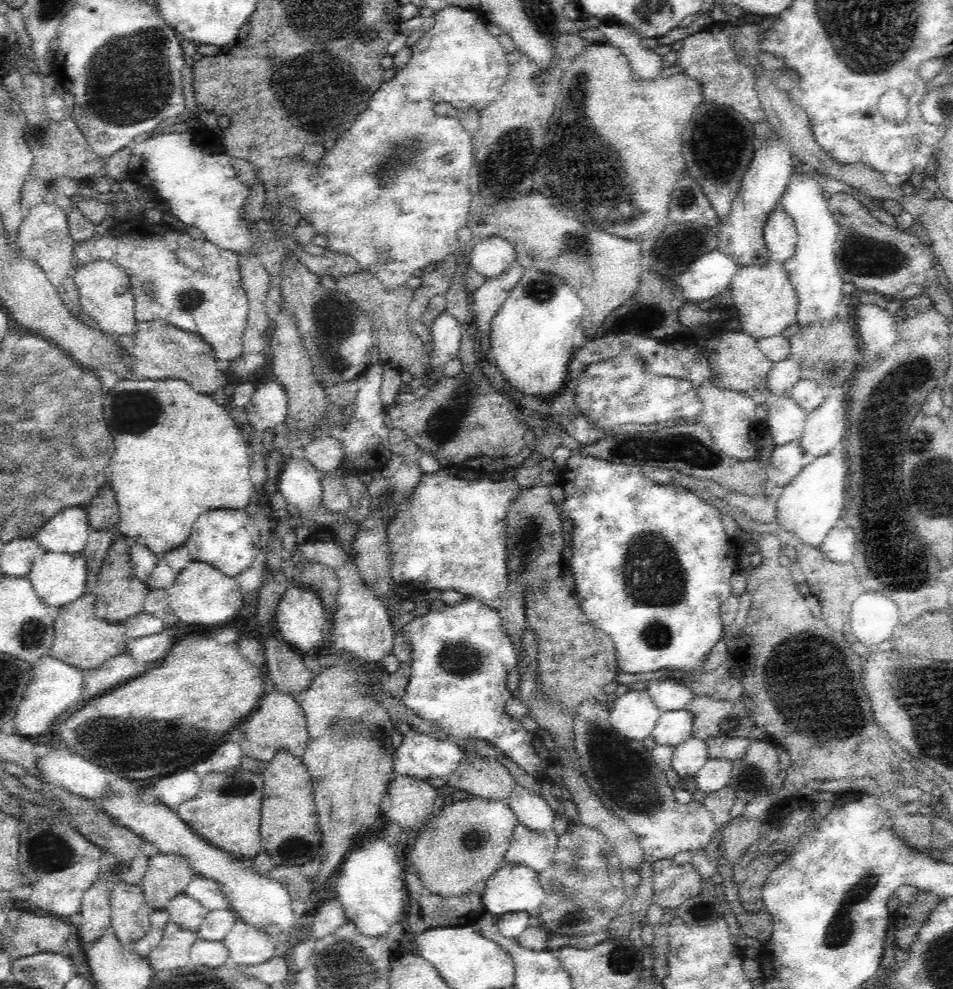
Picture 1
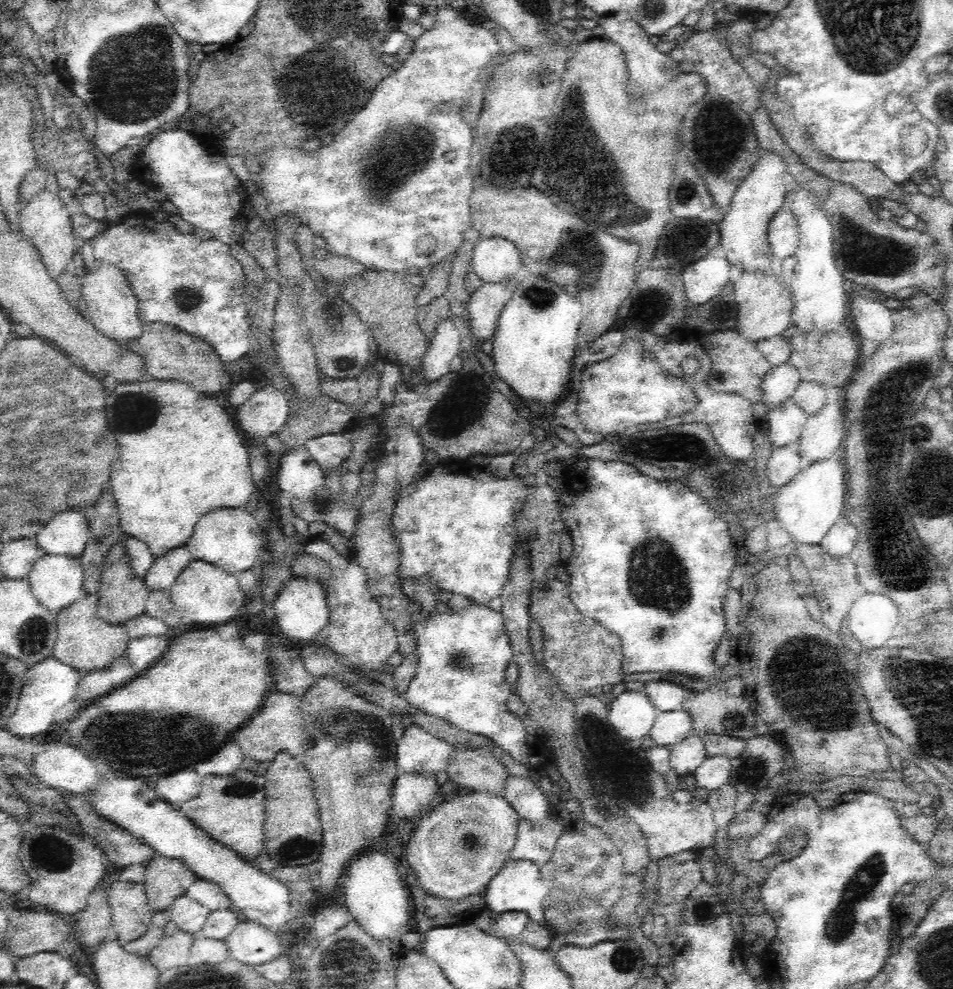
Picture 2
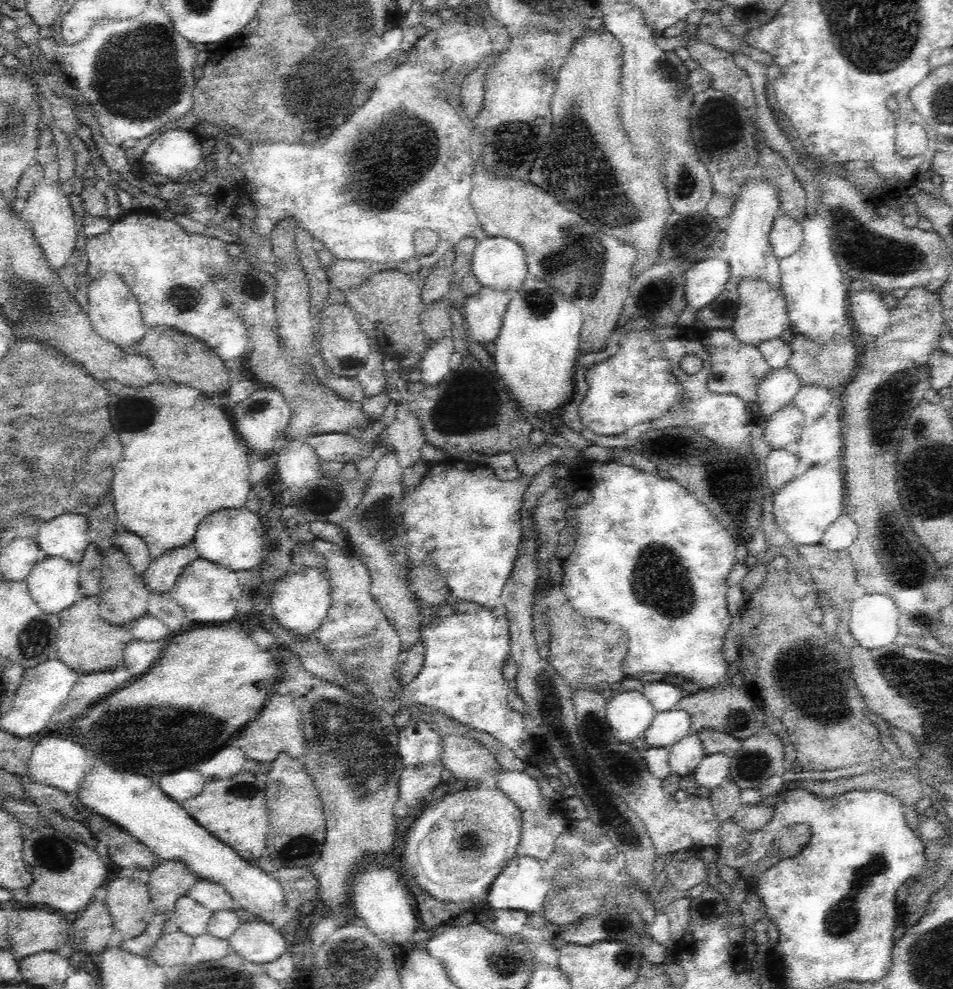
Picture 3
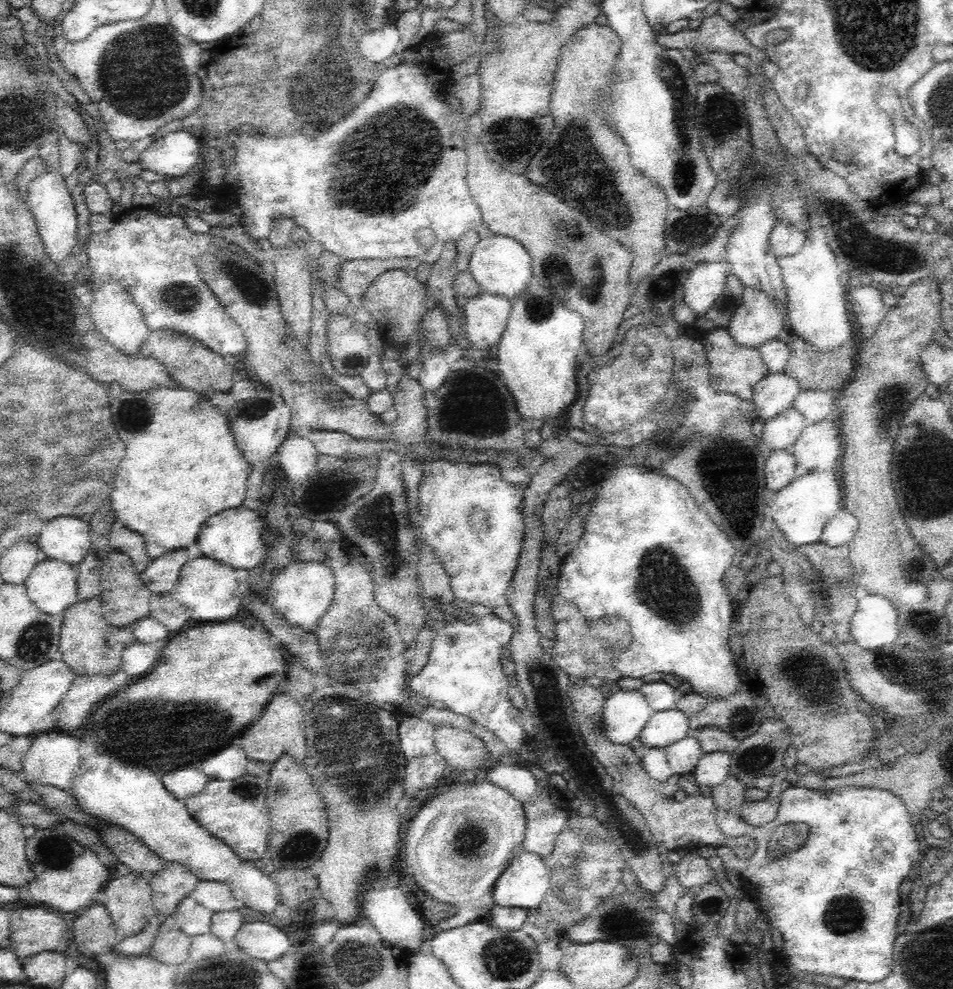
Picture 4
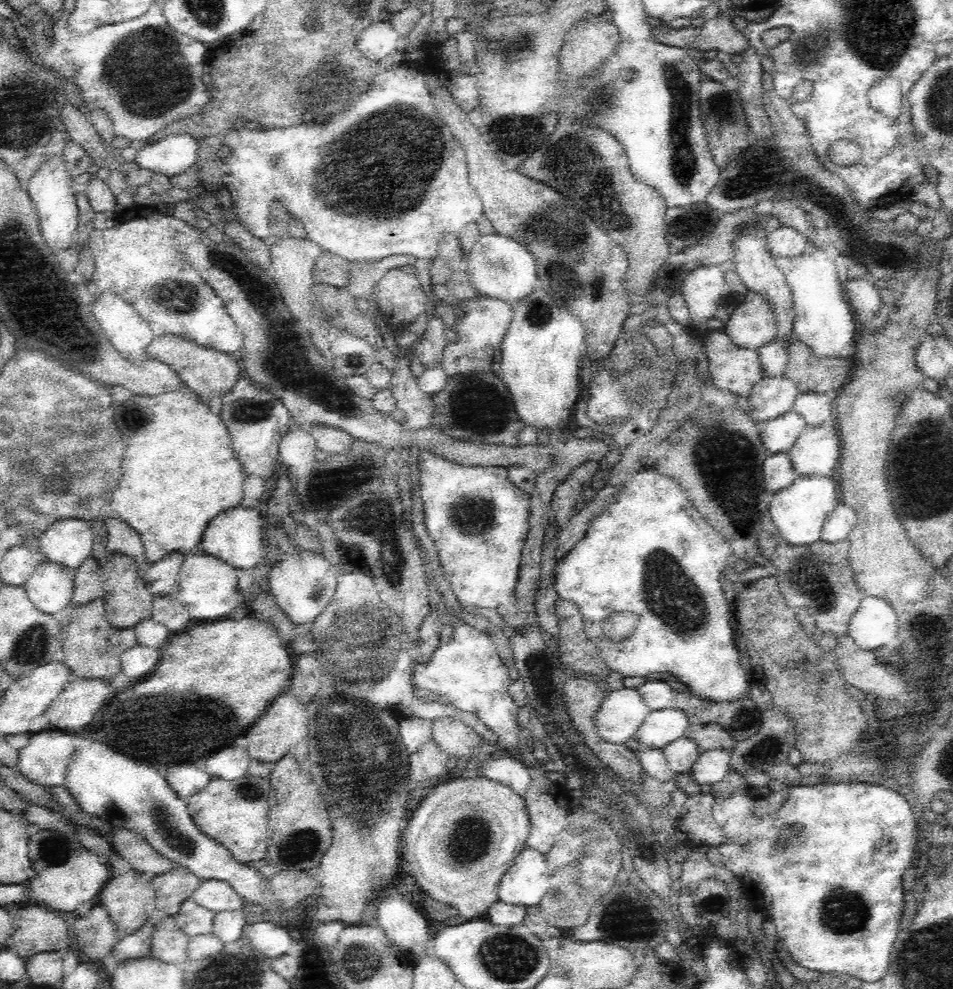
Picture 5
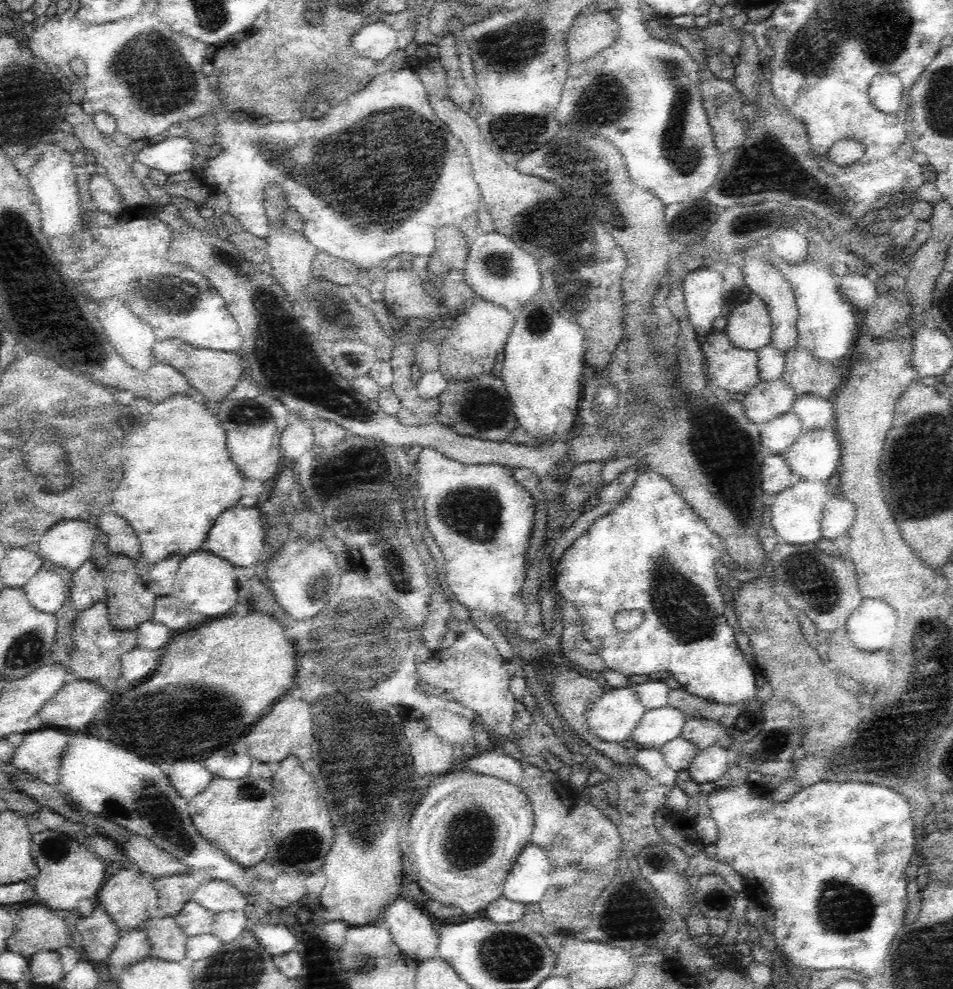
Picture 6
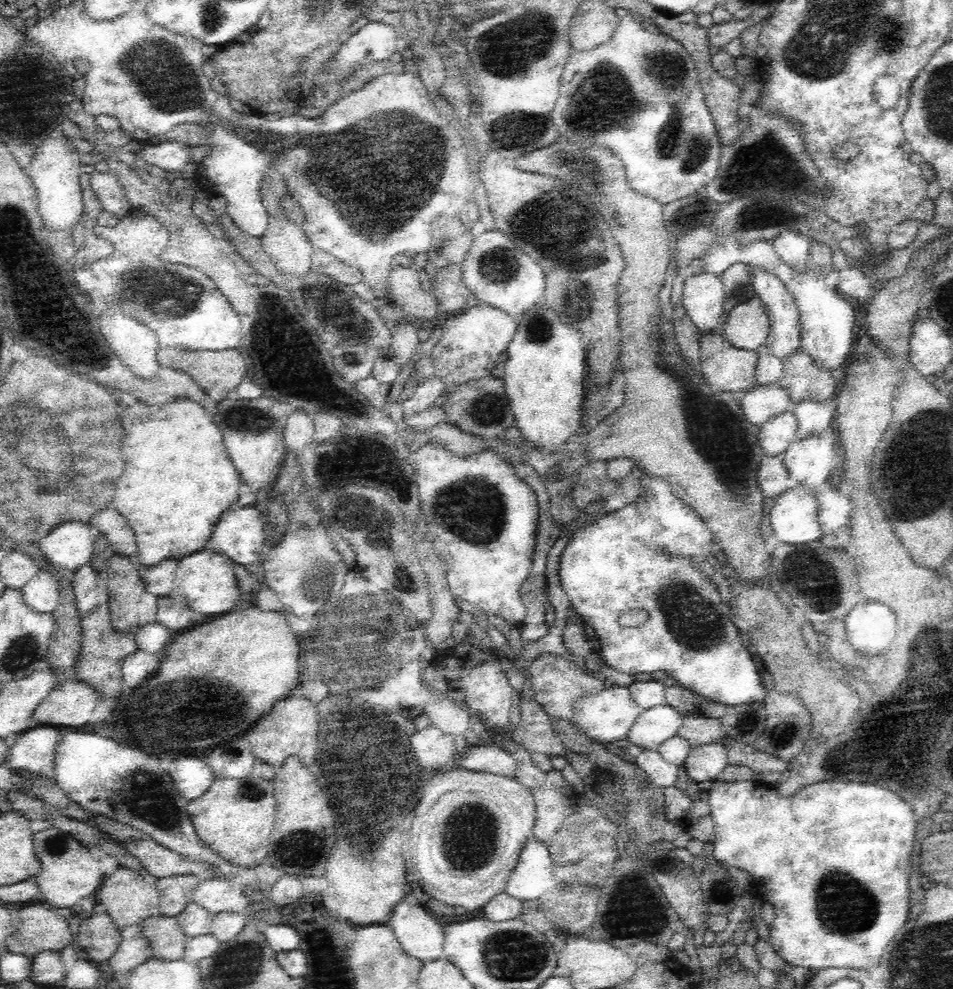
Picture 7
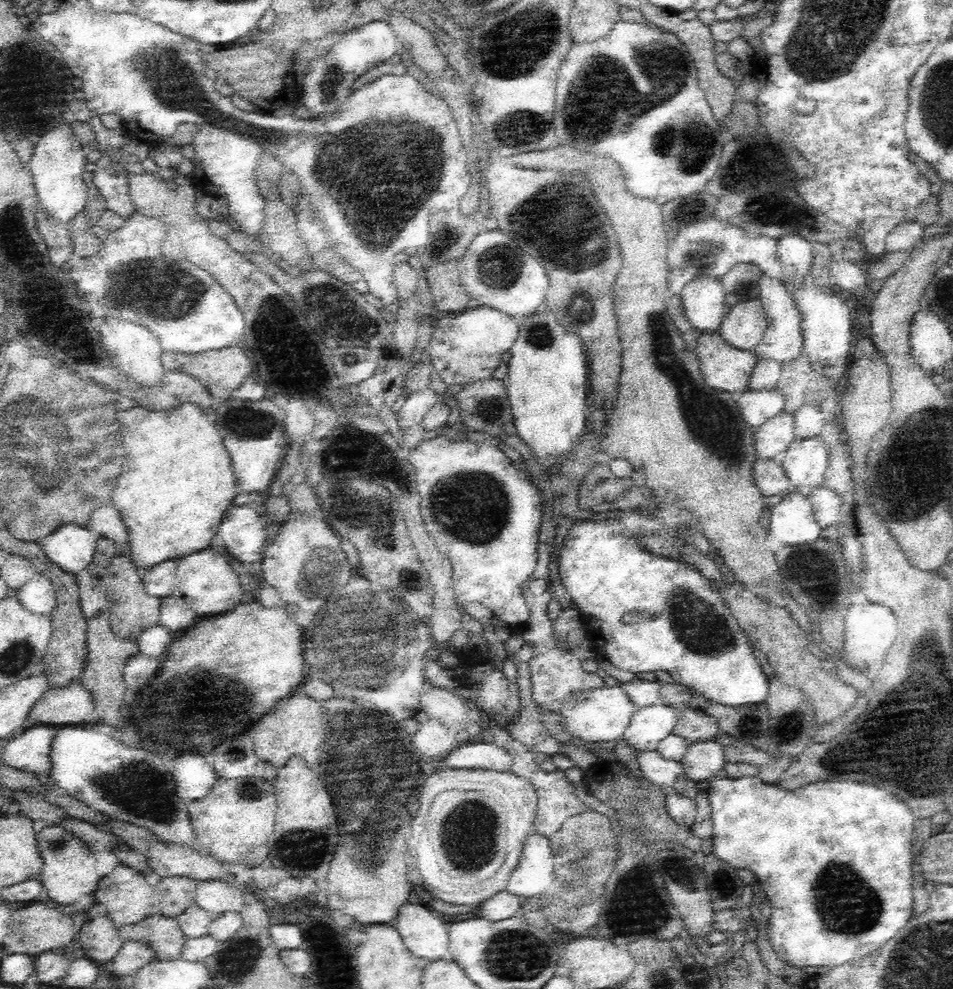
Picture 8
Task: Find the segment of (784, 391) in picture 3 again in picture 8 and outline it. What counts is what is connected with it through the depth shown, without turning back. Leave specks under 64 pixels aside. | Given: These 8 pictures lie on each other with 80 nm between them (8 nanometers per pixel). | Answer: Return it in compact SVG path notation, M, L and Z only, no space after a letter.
M776 389L744 391L736 402L744 422L755 429L784 410L784 396Z

